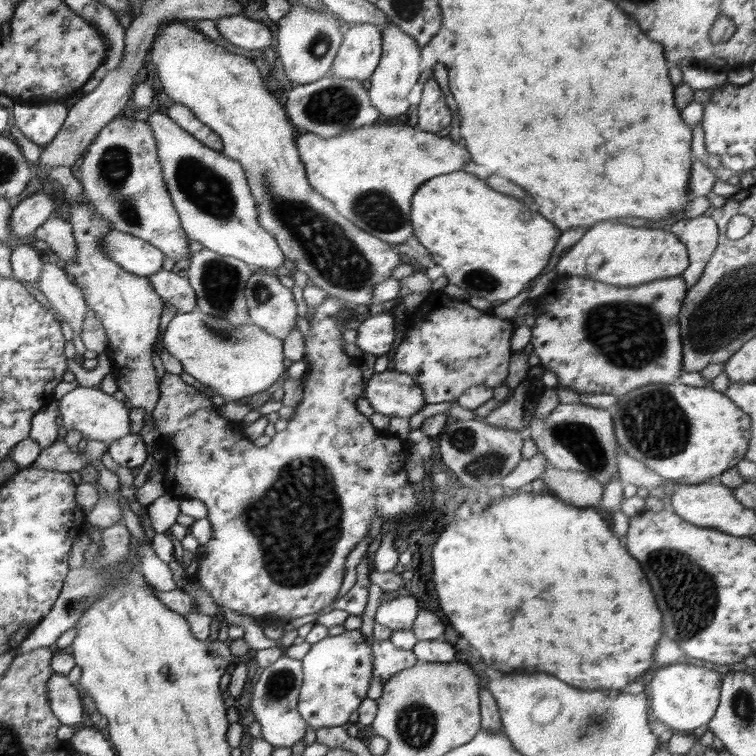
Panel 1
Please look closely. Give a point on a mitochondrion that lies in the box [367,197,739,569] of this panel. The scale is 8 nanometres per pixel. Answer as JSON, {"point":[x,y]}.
{"point":[625,334]}

